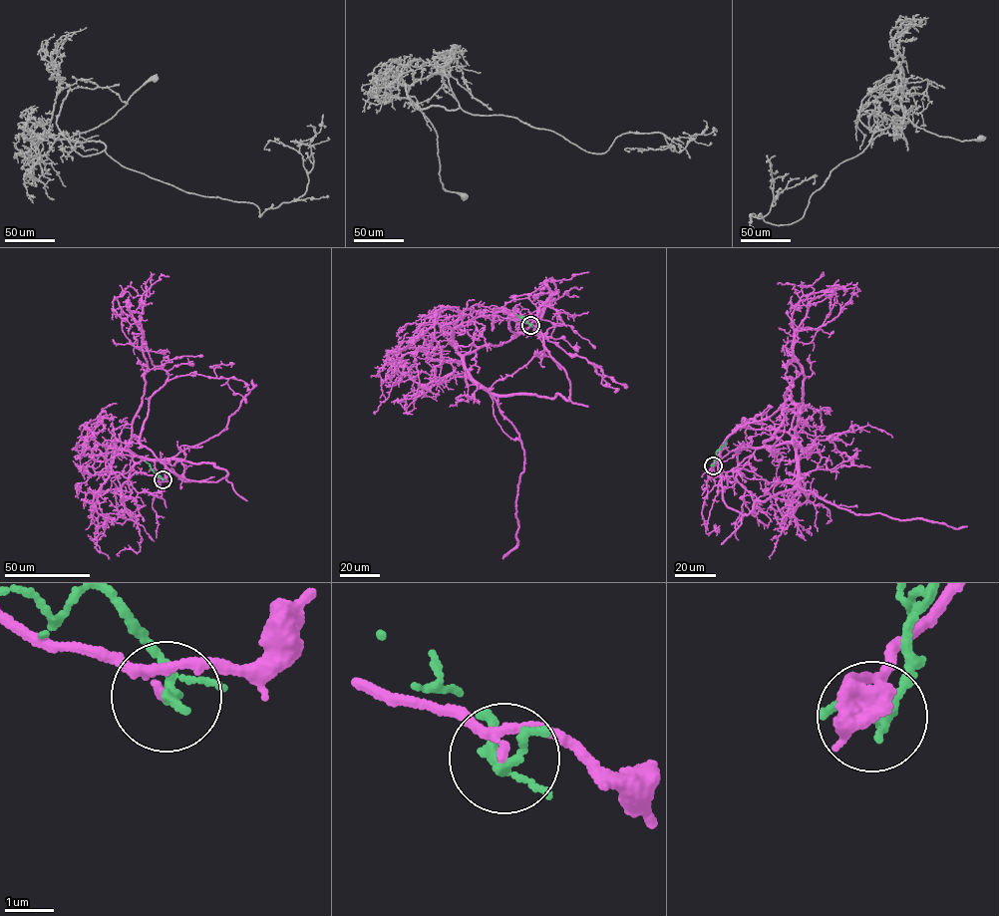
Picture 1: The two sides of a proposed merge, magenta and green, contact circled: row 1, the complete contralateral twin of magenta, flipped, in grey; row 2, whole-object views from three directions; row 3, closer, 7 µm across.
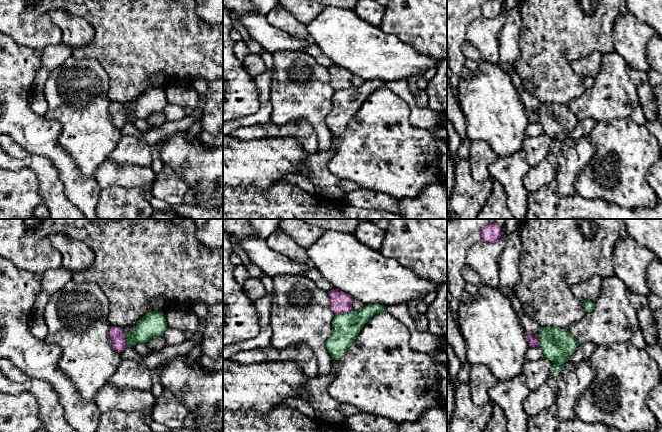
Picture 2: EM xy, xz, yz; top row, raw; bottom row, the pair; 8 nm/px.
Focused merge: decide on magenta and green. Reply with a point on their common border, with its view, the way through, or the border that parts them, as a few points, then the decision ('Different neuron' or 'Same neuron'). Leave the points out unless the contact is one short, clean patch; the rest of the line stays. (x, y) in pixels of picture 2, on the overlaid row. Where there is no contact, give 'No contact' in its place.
Touches magenta at xy (125, 338). Boundary: xy (123, 329), (128, 346). Different neuron

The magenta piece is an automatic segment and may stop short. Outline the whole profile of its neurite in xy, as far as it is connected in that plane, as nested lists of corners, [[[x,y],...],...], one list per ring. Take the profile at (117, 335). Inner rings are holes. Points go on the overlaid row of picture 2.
[[[111,326],[108,332],[112,347],[119,353],[128,347],[126,335],[123,328]]]

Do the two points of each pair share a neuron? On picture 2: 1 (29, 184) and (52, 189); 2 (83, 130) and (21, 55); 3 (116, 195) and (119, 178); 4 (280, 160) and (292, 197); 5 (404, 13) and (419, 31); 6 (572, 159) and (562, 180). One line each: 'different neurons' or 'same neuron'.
1: different neurons
2: different neurons
3: different neurons
4: different neurons
5: same neuron
6: same neuron

